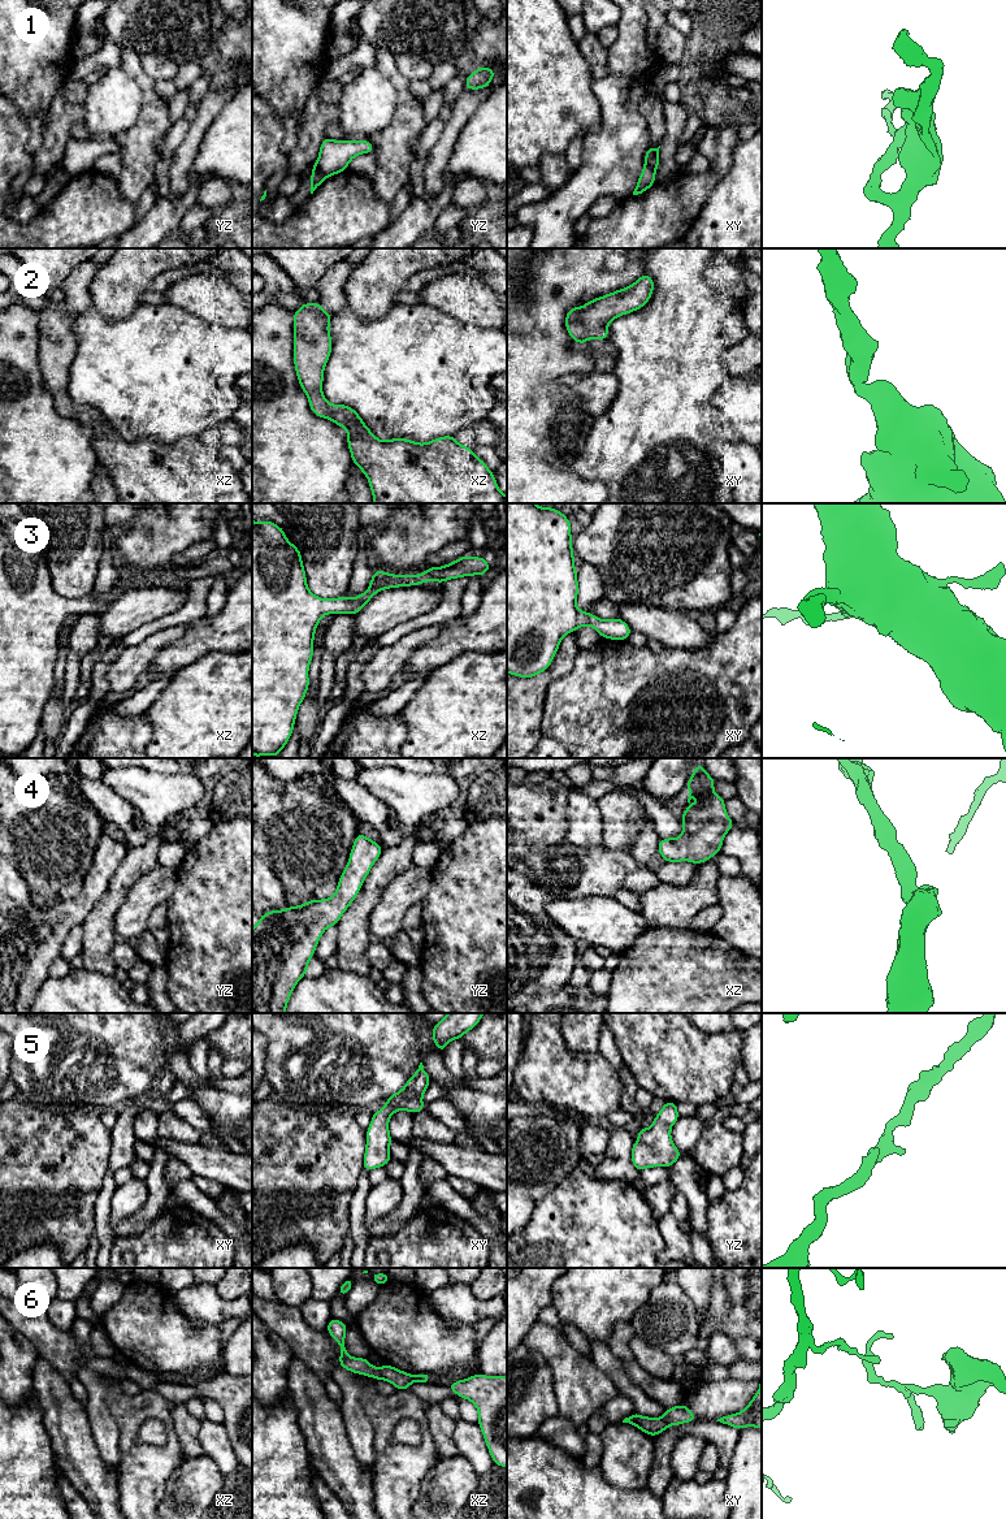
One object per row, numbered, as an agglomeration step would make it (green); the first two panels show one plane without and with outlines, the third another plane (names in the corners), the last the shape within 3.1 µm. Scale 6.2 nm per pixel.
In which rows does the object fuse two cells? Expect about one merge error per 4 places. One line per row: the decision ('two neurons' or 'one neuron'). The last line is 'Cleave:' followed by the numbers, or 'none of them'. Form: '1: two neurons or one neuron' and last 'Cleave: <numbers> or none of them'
1: two neurons
2: one neuron
3: one neuron
4: one neuron
5: one neuron
6: two neurons
Cleave: 1, 6

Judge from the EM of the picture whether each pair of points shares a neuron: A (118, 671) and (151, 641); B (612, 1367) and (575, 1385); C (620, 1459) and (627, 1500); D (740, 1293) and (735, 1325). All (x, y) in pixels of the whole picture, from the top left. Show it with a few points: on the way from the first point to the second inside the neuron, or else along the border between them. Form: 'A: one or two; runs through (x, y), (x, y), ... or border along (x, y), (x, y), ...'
A: one; runs through (126, 667), (144, 649)
B: two; border along (590, 1358), (610, 1376), (620, 1393)
C: two; border along (599, 1471), (610, 1484), (621, 1488), (646, 1487)
D: one; runs through (740, 1301), (740, 1318)

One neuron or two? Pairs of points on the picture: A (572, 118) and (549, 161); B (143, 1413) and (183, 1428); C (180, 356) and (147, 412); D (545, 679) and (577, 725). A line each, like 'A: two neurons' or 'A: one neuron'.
A: two neurons
B: two neurons
C: one neuron
D: two neurons

